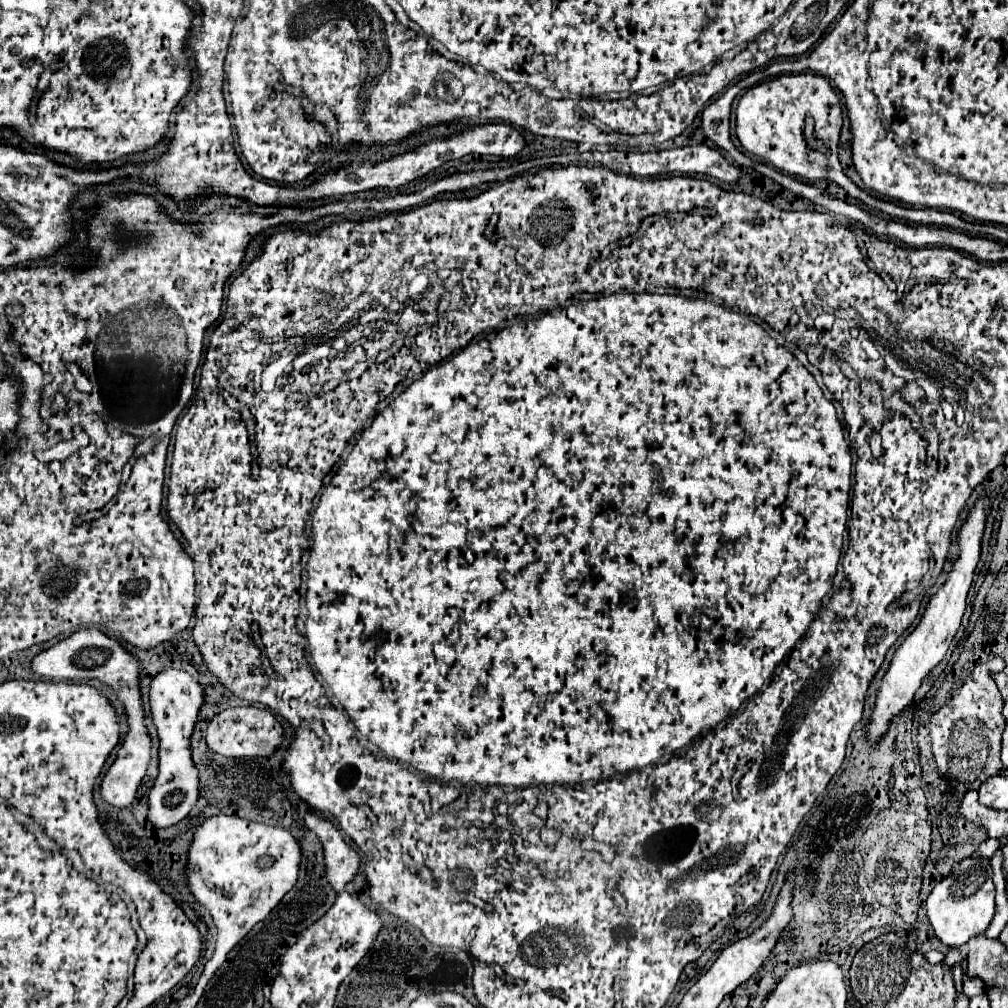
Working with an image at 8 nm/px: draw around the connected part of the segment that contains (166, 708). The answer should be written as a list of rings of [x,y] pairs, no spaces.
[[[165,670],[151,682],[151,712],[159,732],[159,776],[149,792],[149,820],[155,828],[169,828],[181,822],[199,798],[199,772],[191,758],[191,734],[201,706],[205,704],[205,690],[185,670]]]

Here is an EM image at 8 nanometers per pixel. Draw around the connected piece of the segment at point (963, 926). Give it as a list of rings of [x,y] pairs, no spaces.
[[[971,856],[963,862],[955,864],[951,874],[945,876],[927,896],[925,908],[927,918],[935,930],[935,936],[949,948],[963,946],[969,938],[983,934],[993,920],[995,912],[995,886],[993,886],[993,870],[989,860]]]

